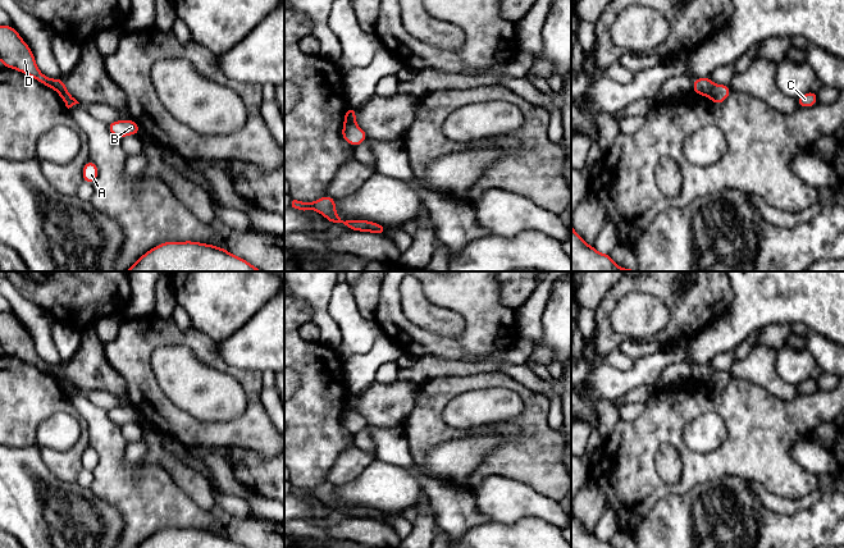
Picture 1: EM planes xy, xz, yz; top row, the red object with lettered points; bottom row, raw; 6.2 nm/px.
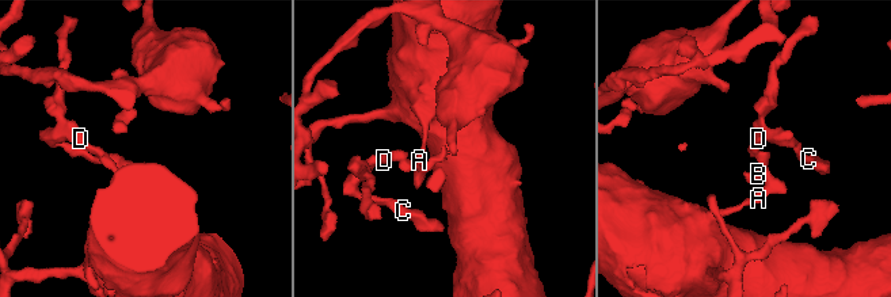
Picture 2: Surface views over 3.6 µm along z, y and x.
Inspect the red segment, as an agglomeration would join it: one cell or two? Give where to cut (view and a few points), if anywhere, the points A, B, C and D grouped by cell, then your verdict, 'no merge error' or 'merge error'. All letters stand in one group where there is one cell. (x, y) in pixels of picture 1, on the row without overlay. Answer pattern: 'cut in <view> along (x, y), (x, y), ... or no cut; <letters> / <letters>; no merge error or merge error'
cut in yz along (714, 370), (707, 382); A B / C D; merge error

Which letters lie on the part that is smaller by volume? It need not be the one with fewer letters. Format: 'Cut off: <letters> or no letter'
Cut off: C, D

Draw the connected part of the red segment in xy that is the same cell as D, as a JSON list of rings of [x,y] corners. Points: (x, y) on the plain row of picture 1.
[[[0,311],[0,348],[3,353],[19,357],[56,379],[67,376],[64,365],[49,365],[40,359],[31,334],[23,328],[13,312]]]

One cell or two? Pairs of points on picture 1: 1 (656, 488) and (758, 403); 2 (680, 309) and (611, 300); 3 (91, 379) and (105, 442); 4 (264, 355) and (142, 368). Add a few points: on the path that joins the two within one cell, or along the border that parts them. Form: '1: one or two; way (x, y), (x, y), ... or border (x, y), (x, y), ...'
1: one; way (685, 483), (701, 467), (714, 465), (746, 433)
2: one; way (664, 292), (656, 284), (628, 284)
3: two; border (80, 389), (85, 392)
4: two; border (215, 345), (218, 355), (226, 362), (250, 370)

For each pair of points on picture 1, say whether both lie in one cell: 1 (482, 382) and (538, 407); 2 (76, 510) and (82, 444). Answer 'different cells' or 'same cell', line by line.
1: same cell
2: different cells

